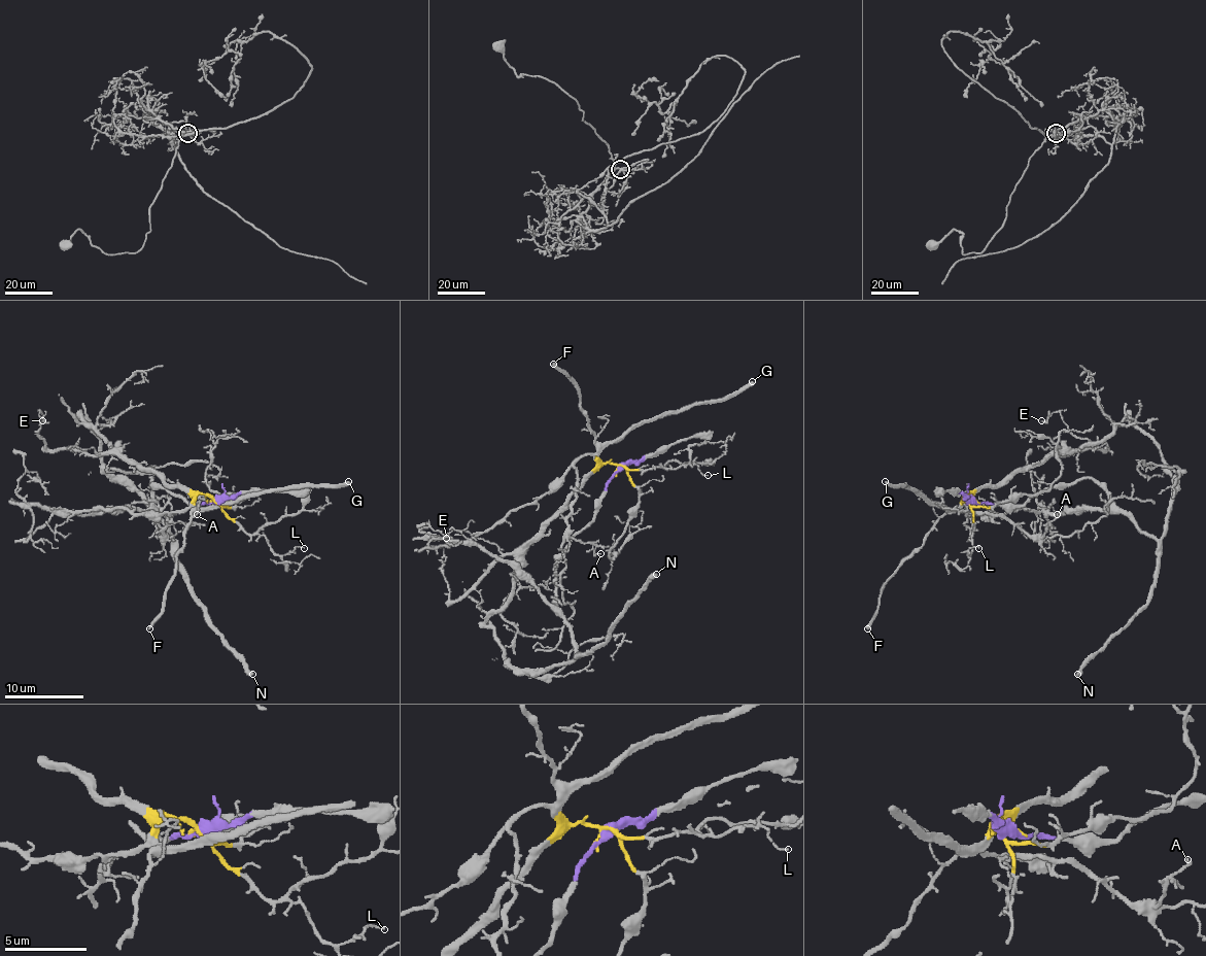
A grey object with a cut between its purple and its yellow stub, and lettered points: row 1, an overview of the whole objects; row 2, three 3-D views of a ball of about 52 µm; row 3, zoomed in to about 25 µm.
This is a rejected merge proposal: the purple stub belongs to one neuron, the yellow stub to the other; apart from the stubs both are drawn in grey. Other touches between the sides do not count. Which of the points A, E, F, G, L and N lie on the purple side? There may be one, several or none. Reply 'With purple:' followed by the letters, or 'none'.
With purple: N

